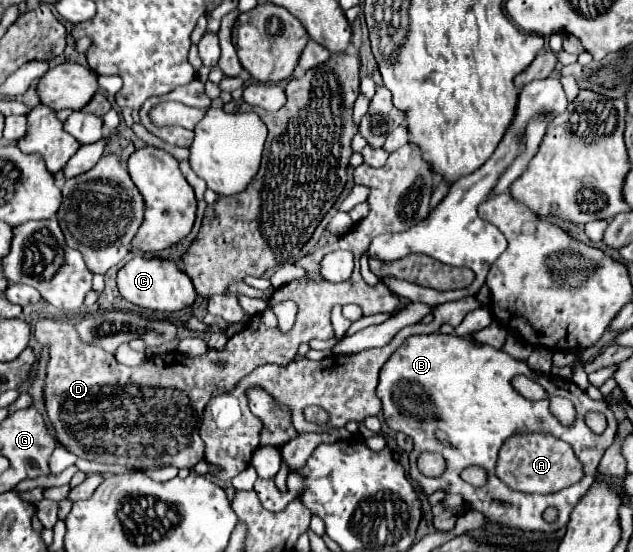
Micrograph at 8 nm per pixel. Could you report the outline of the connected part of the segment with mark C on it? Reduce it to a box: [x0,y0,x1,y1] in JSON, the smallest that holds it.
[117,257,195,311]

